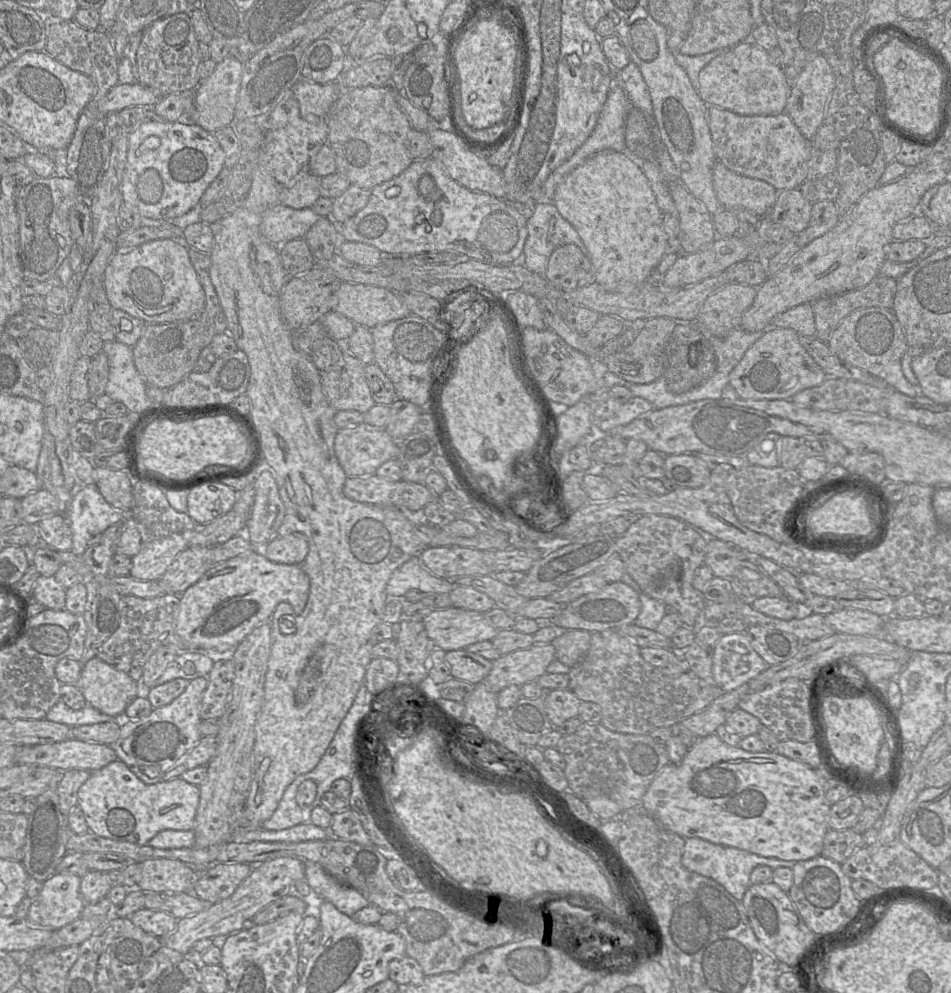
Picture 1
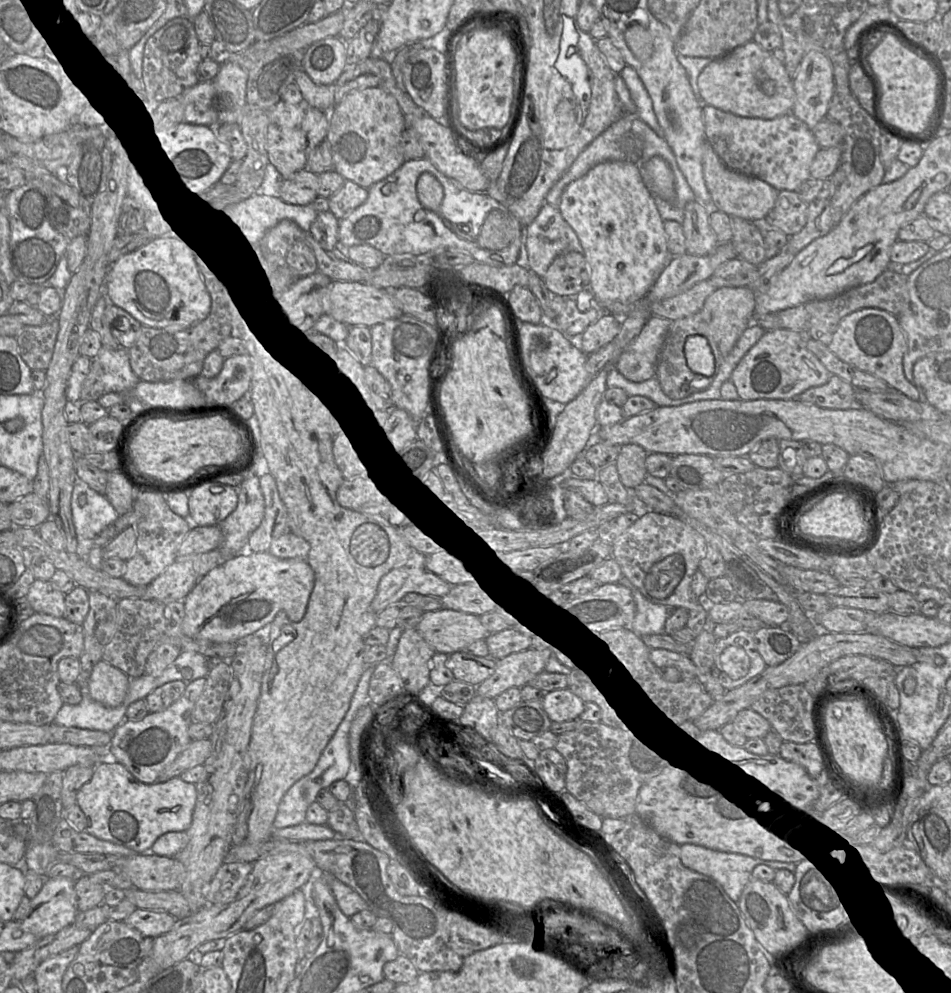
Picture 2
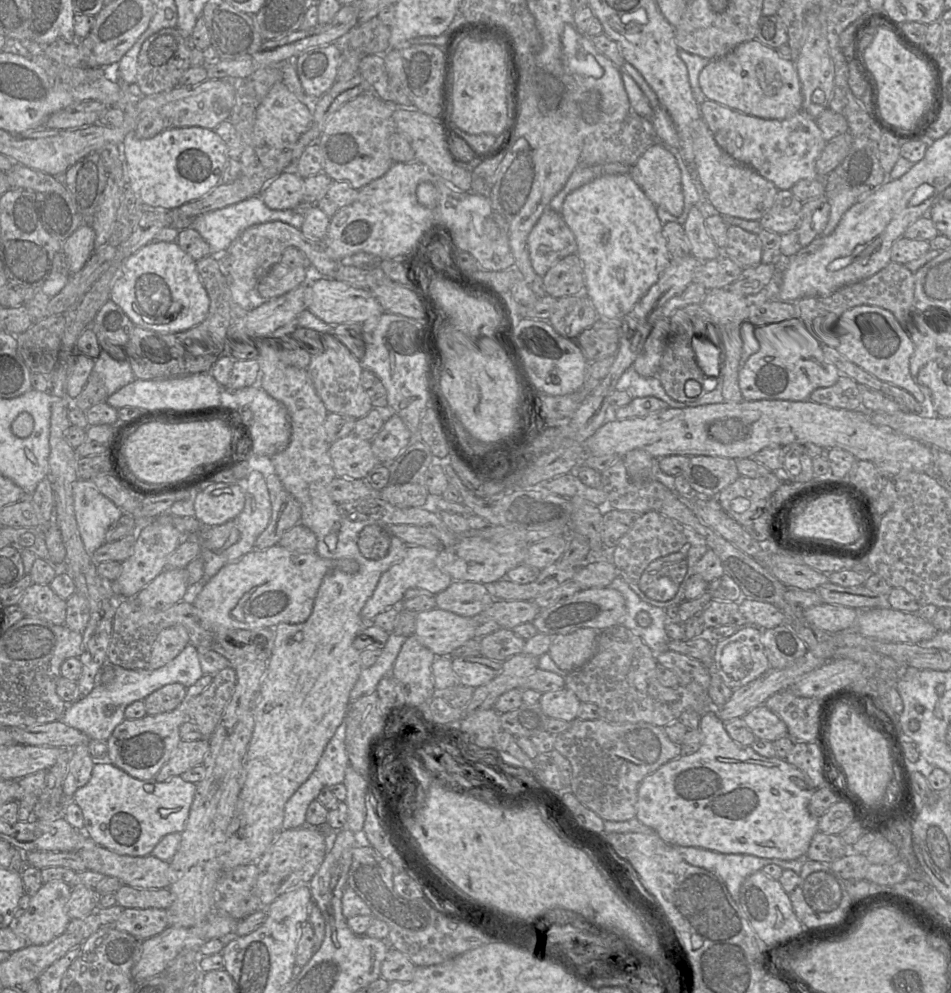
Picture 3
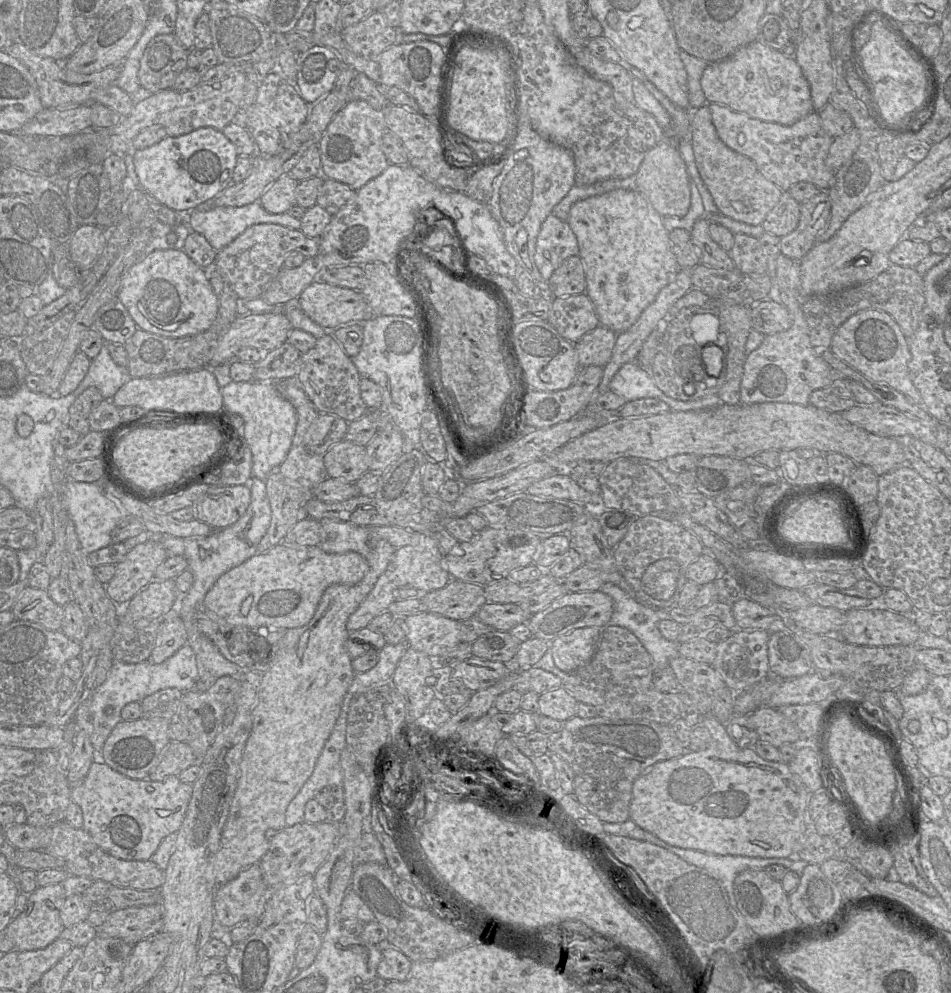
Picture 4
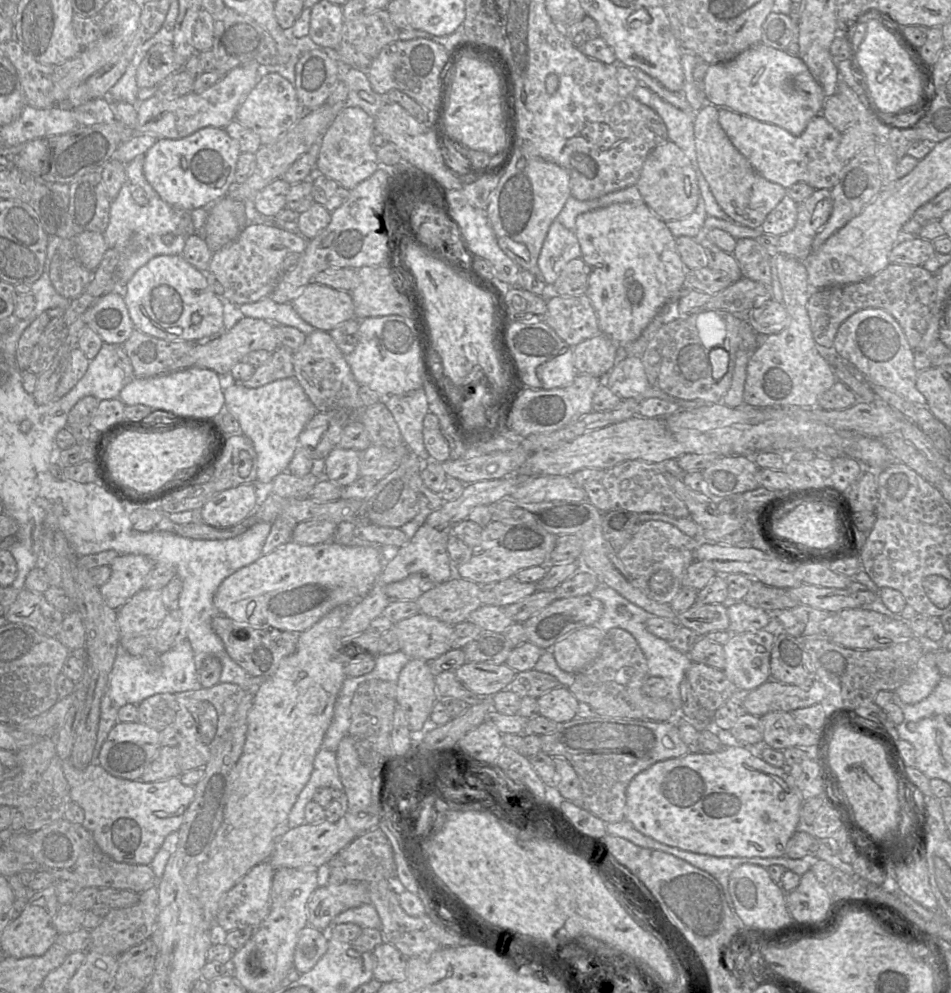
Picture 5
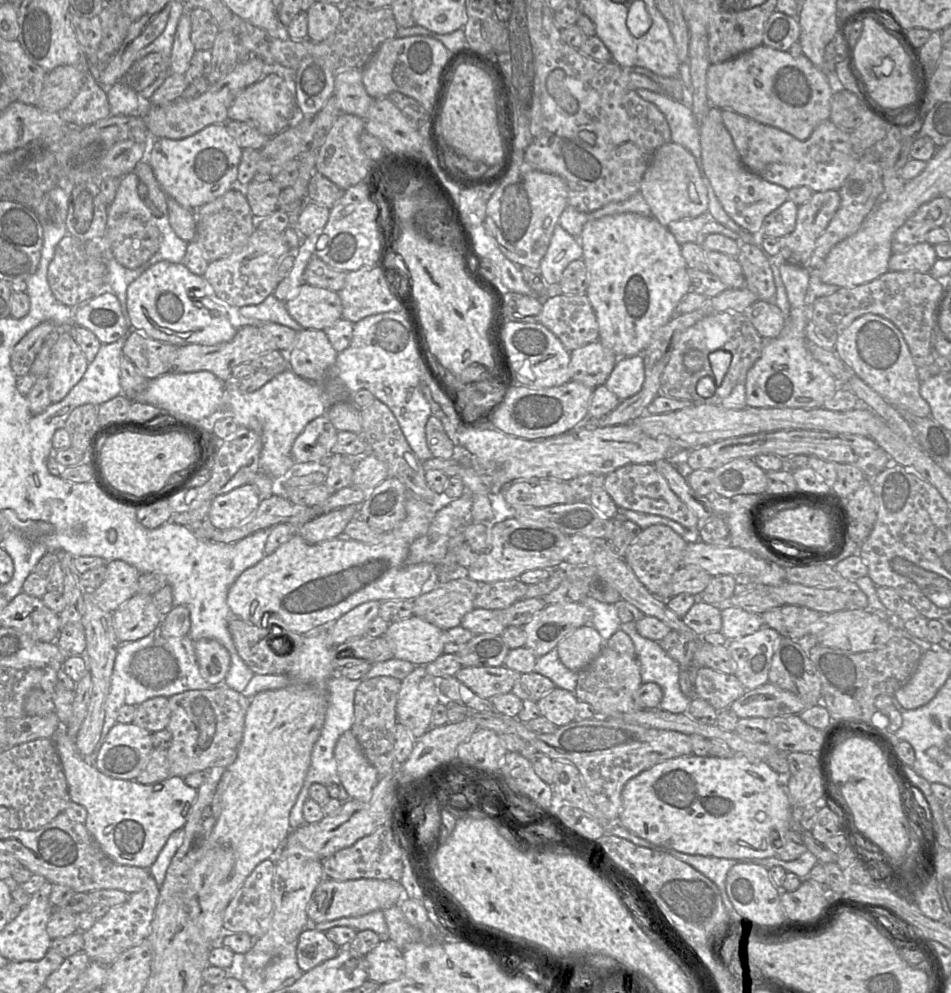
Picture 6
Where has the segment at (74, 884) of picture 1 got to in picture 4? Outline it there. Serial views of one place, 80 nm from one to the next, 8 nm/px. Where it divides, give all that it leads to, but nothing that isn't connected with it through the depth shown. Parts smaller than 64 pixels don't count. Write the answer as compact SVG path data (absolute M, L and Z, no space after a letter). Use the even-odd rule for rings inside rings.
M61 883L37 887L32 893L28 894L28 903L25 910L17 918L13 918L4 932L14 944L15 948L13 950L31 951L42 949L59 938L64 929L60 911L66 898Z

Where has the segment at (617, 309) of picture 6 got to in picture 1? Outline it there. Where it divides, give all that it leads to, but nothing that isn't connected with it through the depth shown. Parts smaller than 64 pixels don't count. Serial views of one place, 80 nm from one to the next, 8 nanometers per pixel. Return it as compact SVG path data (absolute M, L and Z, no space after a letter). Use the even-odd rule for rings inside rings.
M627 149L625 152L602 150L588 157L557 186L553 203L580 235L594 268L594 281L606 290L632 292L635 287L649 279L667 252L663 213L639 161L632 159Z

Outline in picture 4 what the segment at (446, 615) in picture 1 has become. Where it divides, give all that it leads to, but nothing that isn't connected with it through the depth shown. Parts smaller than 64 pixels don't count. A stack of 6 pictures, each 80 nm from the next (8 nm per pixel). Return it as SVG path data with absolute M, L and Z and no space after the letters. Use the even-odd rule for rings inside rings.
M429 611L408 616L404 621L408 646L433 659L452 651L461 642L462 621Z

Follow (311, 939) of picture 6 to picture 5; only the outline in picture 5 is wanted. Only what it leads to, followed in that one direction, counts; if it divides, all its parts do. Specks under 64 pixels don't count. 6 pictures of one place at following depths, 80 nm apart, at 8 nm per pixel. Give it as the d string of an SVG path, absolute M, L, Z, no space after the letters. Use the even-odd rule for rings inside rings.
M307 925L298 935L293 966L300 973L311 970L328 948L328 933Z

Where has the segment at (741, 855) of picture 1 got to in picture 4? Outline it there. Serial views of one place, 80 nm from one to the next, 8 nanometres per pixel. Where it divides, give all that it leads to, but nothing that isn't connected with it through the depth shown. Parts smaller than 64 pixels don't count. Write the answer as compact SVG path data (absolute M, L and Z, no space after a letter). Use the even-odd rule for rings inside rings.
M671 846L671 852L696 867L715 874L725 887L729 899L735 899L733 884L736 876L747 869L765 870L770 865L781 865L801 876L808 862L795 858L756 858L747 856L716 855Z

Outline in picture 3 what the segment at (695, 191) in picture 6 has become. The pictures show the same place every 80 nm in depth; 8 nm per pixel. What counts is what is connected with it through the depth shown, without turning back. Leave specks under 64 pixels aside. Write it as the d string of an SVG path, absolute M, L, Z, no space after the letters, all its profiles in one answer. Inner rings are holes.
M657 142L630 168L630 176L655 204L674 216L684 209L681 171L675 156Z

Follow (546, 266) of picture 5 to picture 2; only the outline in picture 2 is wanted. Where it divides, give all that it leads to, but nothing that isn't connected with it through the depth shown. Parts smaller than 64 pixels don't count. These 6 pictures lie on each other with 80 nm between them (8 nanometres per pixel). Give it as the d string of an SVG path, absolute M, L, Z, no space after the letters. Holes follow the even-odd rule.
M544 203L537 217L527 226L525 244L529 269L544 277L552 261L563 252L576 251L583 254L583 247L572 227L563 219L557 207Z

